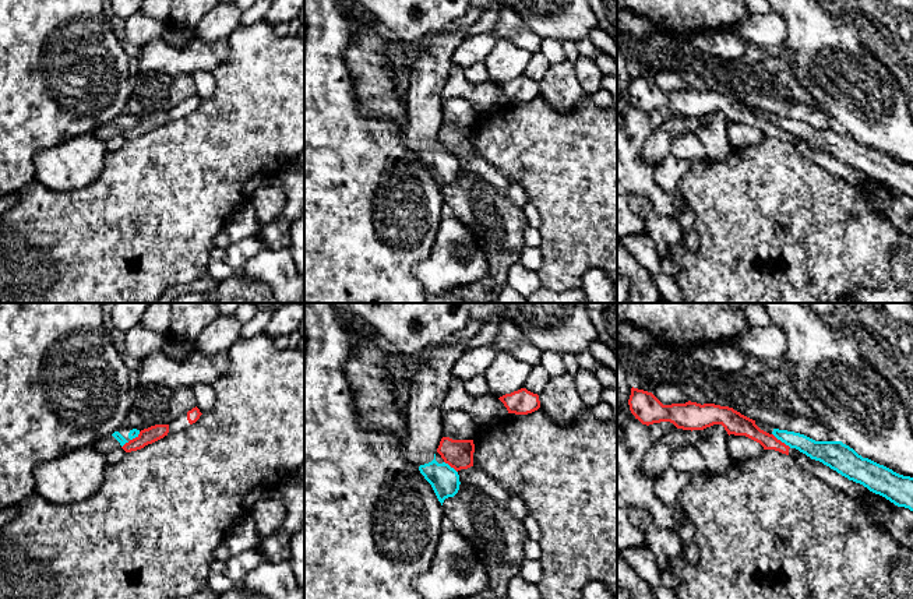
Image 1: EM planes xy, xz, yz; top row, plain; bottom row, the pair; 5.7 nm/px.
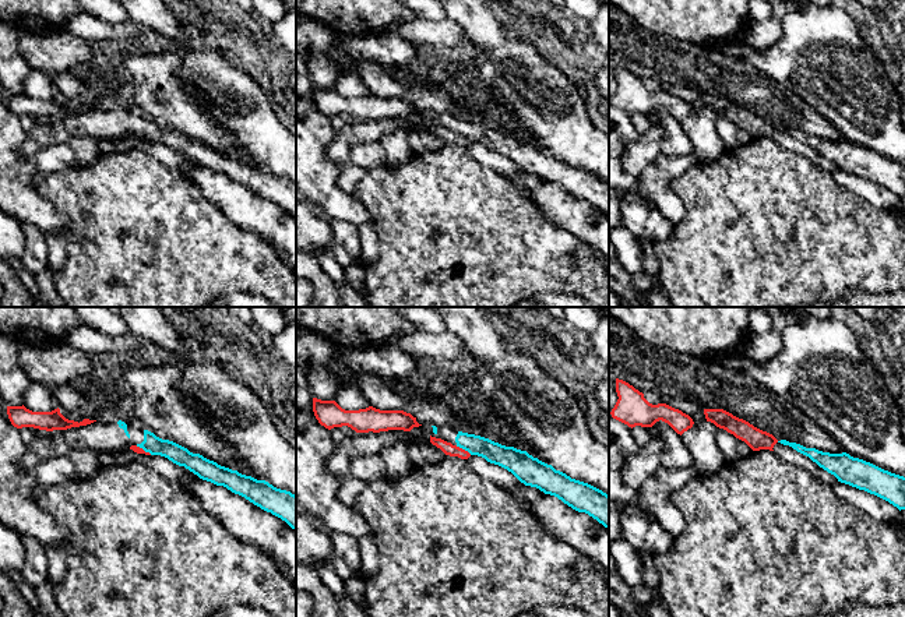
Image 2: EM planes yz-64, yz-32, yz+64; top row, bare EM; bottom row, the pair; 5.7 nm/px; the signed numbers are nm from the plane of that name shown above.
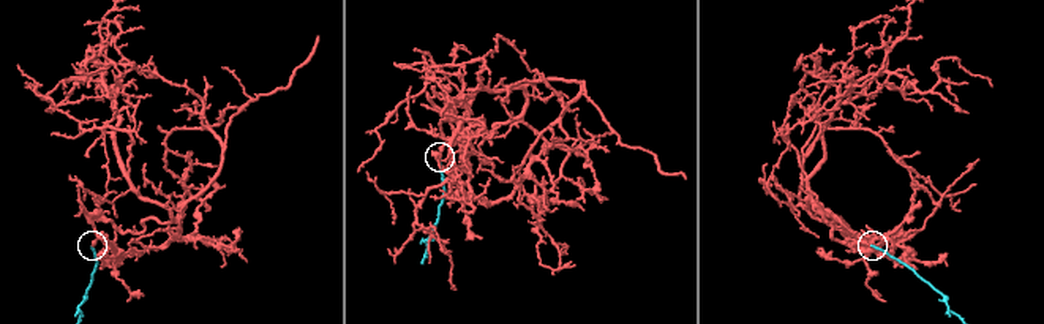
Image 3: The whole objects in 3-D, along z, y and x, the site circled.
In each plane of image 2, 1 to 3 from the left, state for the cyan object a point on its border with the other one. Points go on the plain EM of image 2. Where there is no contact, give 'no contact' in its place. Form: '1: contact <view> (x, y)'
1: contact yz-64 (143, 137)
2: contact yz-32 (464, 137)
3: no contact

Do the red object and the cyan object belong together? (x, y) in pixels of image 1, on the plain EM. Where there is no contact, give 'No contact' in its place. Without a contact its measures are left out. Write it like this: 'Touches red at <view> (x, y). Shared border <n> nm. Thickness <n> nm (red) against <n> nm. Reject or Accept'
Touches red at yz (781, 129). Shared border 140 nm. Thickness 120 nm (red) against 120 nm. Reject

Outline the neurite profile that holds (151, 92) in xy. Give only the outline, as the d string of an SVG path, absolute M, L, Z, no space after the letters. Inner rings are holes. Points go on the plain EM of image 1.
M137 70L130 85L131 95L126 112L140 119L155 112L169 112L195 95L194 78L188 74L169 77Z

